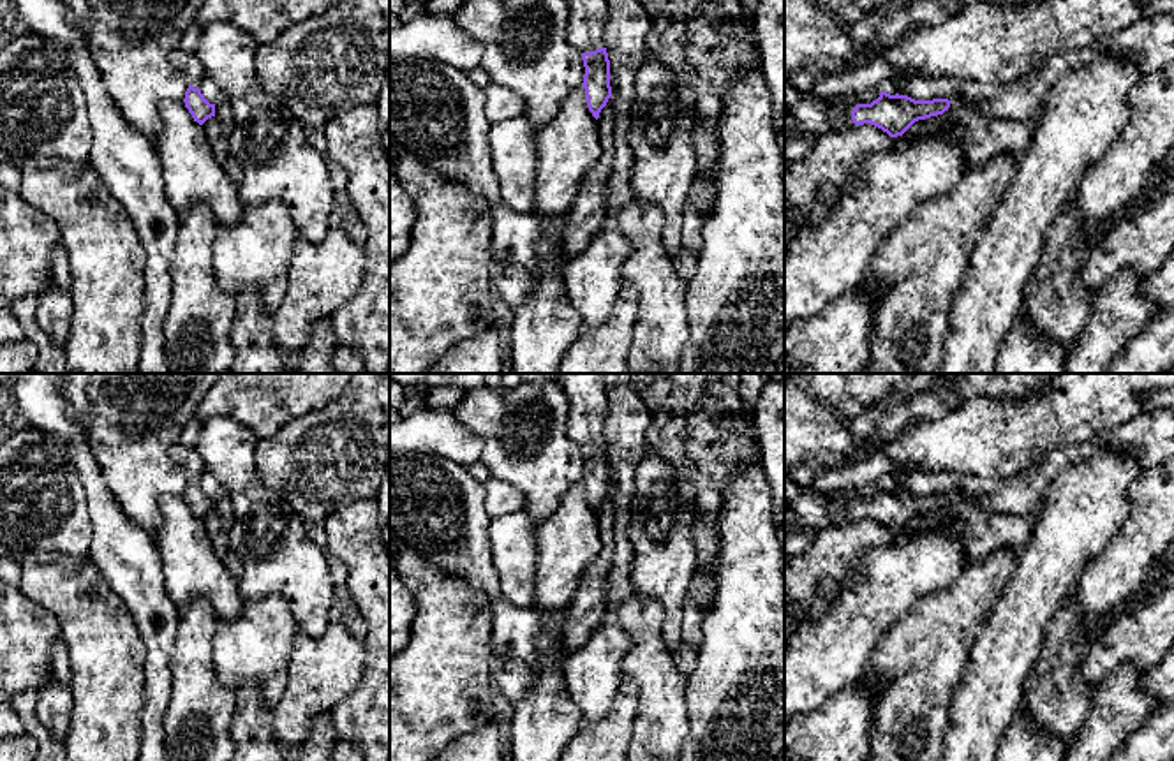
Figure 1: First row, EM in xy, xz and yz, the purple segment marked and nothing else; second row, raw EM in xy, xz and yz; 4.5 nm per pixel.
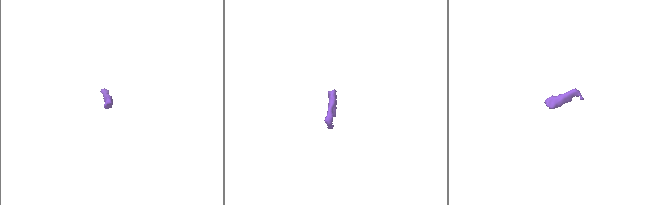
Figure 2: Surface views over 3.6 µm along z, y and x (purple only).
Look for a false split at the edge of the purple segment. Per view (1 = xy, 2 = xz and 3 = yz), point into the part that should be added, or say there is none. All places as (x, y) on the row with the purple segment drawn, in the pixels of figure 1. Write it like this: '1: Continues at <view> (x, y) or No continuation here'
1: Continues at xy (189, 66)
2: Continues at xz (587, 18)
3: No continuation here

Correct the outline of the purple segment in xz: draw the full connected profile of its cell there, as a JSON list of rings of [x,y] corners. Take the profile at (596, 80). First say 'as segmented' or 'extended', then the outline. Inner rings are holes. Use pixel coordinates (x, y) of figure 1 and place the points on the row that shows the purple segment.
extended; [[[566,0],[569,9],[568,42],[582,53],[587,107],[598,120],[612,97],[610,60],[603,41],[608,18],[606,0]]]

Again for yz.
as segmented; [[[881,92],[871,104],[857,104],[851,120],[855,125],[871,123],[890,137],[897,137],[915,122],[943,115],[948,107],[948,99],[915,100],[908,95]]]

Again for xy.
extended; [[[175,48],[169,53],[169,62],[185,79],[187,92],[183,102],[189,113],[192,115],[194,122],[203,125],[208,118],[215,116],[215,104],[210,104],[199,90],[203,79],[206,78],[201,60],[196,56],[196,53],[185,53]]]

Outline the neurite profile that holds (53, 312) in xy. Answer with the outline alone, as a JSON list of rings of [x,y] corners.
[[[53,284],[37,292],[35,319],[42,333],[60,349],[63,349],[72,317],[71,292]]]

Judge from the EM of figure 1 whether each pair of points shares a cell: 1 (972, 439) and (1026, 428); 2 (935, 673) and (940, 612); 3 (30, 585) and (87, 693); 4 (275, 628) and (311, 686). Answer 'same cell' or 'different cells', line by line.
1: same cell
2: same cell
3: same cell
4: different cells

